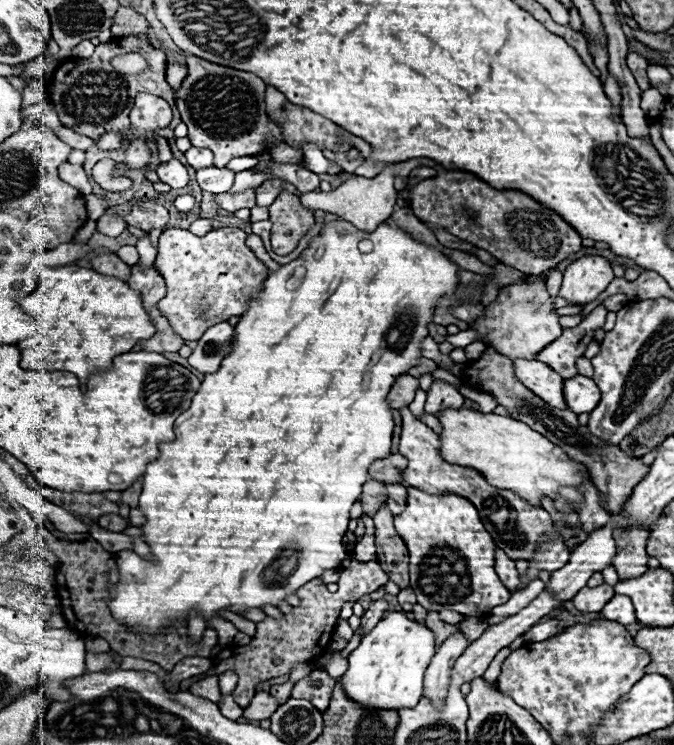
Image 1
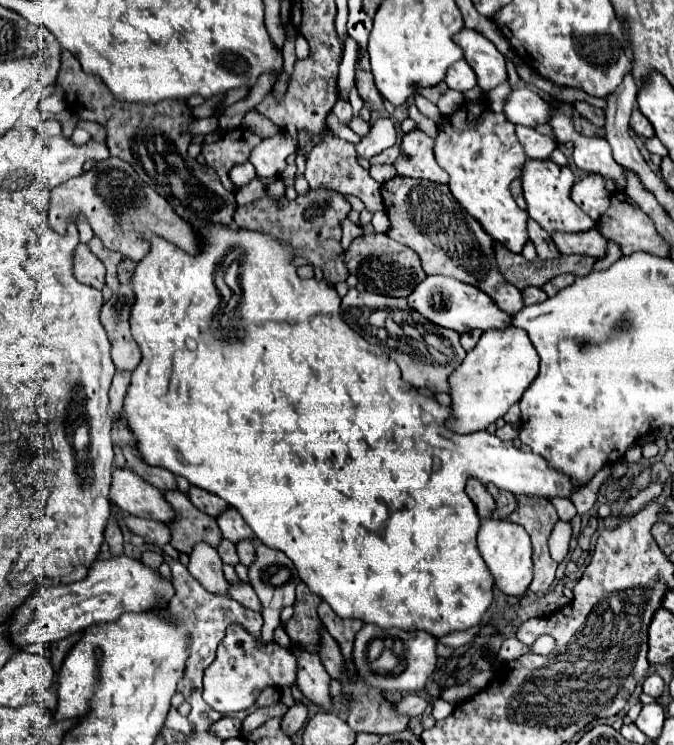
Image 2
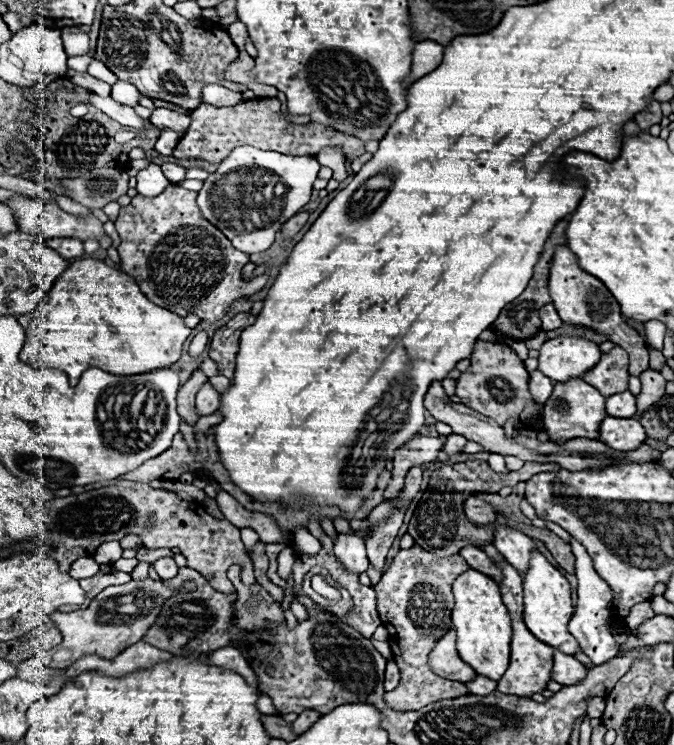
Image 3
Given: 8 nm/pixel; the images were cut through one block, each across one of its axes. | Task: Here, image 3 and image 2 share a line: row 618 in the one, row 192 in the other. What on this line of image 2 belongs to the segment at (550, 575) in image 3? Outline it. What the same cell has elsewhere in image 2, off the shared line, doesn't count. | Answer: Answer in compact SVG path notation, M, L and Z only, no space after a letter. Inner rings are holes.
M528 160L526 170L522 172L522 186L524 186L524 198L528 204L528 216L536 220L548 234L554 232L586 232L594 226L588 214L584 214L572 200L570 200L570 188L574 184L574 174L570 168L562 168L554 164L552 160L542 162L542 160Z

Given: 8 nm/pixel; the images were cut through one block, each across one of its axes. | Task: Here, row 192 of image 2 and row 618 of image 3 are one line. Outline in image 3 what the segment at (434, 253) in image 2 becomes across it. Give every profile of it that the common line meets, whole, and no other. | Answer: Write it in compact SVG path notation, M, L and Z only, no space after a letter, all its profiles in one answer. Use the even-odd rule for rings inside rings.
M412 546L408 550L400 550L394 556L390 568L374 586L378 594L378 612L382 624L390 632L388 642L394 662L400 668L400 684L384 694L384 702L390 704L390 708L402 712L418 710L444 698L458 698L470 694L464 684L450 682L434 674L428 666L428 654L432 652L434 644L438 642L438 638L444 636L446 630L452 628L452 584L466 570L470 570L470 566L462 556L436 558L434 554L424 552L420 546Z

